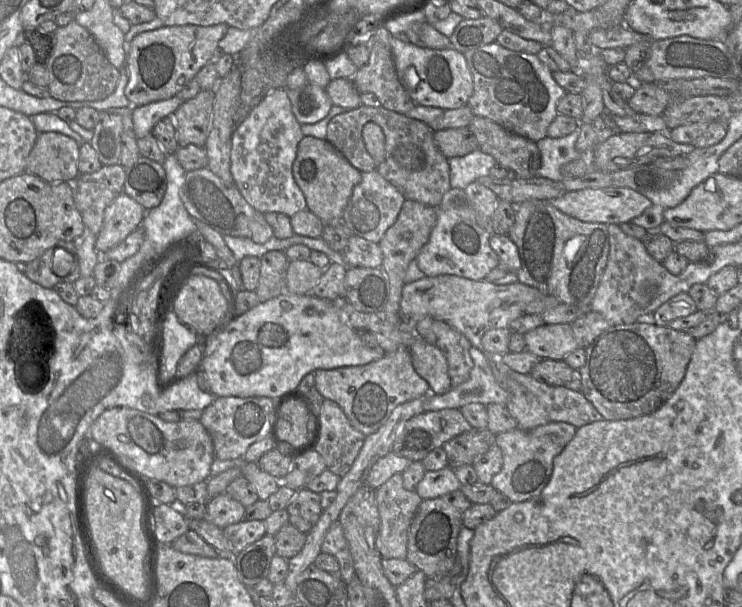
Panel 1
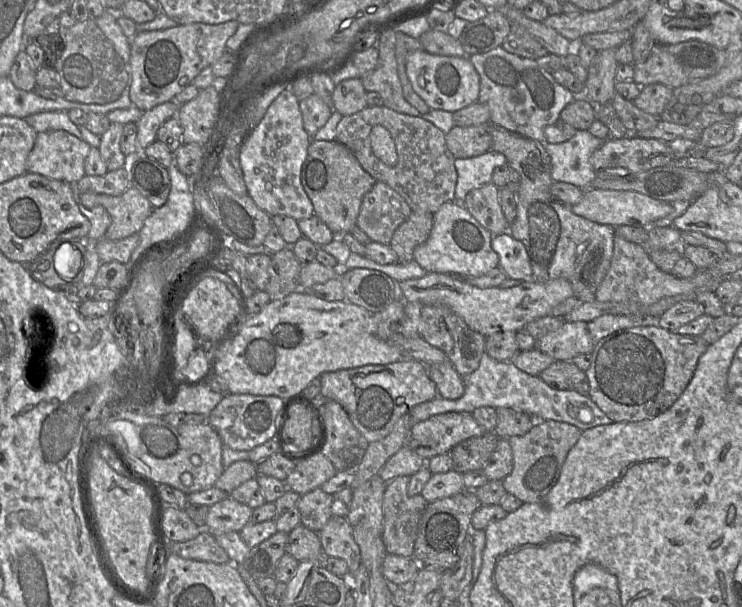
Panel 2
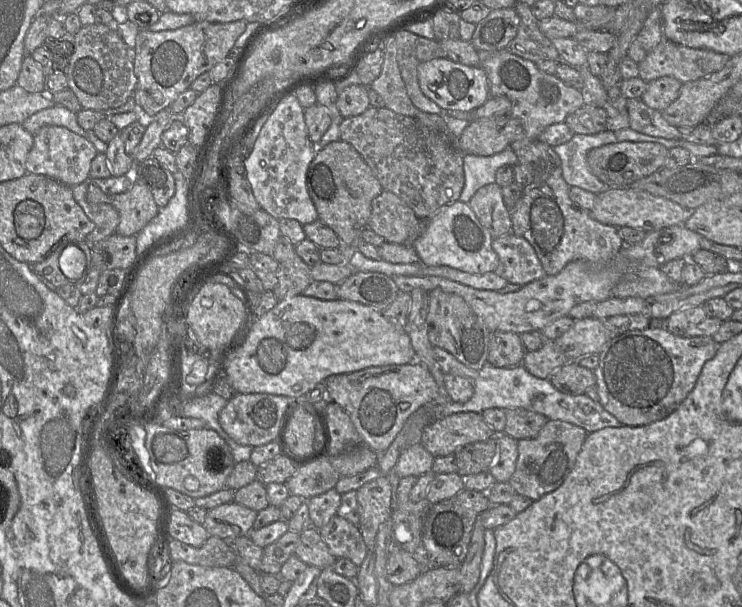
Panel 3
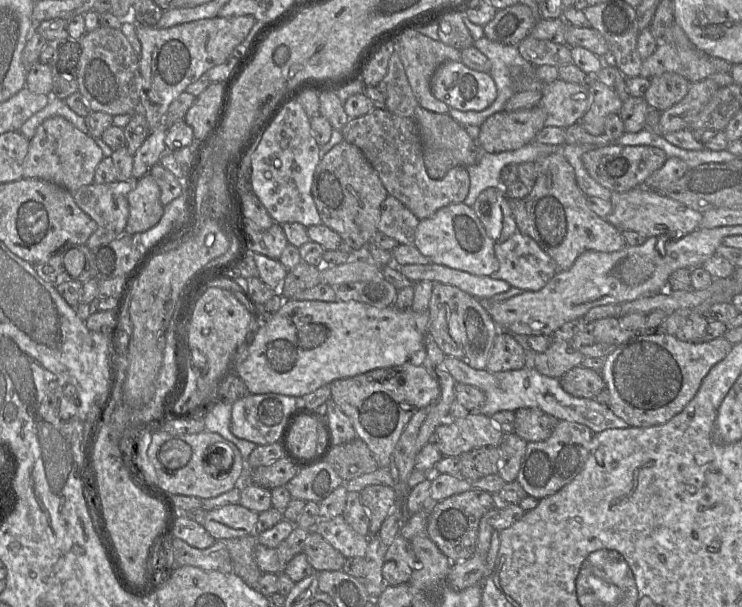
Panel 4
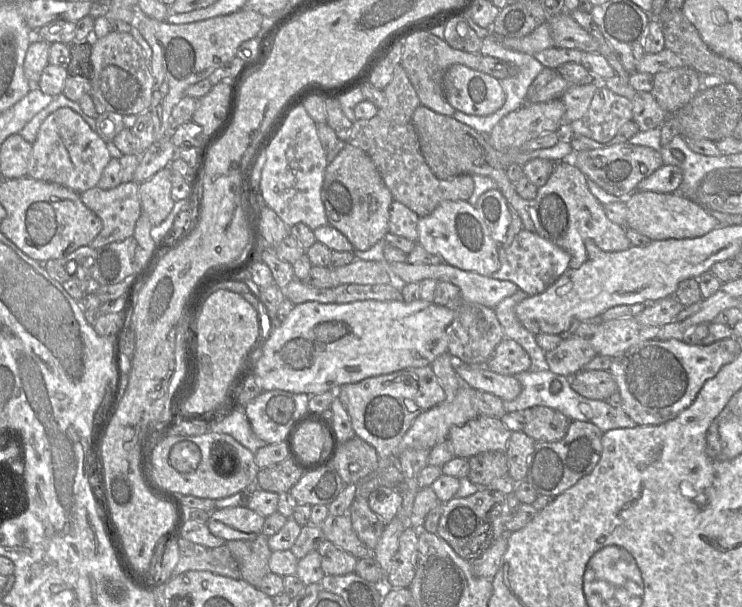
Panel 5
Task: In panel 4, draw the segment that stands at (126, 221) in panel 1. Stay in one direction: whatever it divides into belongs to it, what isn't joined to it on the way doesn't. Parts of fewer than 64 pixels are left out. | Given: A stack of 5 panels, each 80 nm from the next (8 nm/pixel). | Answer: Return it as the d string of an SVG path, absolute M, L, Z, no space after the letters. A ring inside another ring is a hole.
M149 173L135 180L127 200L129 217L125 227L126 234L141 234L160 221L165 206L160 201L160 188Z

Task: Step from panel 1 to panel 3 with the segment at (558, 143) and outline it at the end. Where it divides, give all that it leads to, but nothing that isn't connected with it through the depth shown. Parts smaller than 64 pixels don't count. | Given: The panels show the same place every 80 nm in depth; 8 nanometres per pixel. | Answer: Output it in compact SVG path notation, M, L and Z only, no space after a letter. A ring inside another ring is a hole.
M604 131L592 135L574 134L569 142L553 147L561 159L562 176L567 184L596 195L608 190L610 187L591 172L587 154L592 149L617 142L614 131Z

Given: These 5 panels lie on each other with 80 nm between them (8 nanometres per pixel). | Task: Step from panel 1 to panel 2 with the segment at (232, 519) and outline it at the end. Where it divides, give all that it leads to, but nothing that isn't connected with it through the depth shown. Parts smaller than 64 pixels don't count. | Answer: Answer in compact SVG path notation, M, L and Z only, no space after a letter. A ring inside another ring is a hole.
M226 497L208 506L205 528L212 535L239 532L250 522L253 509L237 500Z

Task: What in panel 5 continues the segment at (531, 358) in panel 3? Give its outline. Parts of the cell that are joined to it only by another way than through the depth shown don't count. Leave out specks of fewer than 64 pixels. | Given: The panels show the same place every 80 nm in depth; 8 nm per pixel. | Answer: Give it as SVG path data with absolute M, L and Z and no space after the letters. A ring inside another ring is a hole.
M565 336L559 346L546 352L549 371L566 377L584 369L597 353L587 337Z

